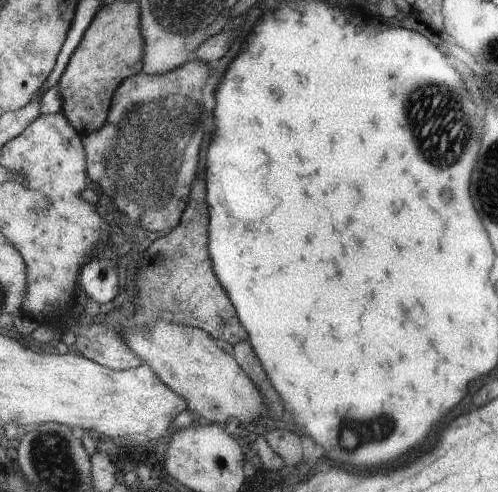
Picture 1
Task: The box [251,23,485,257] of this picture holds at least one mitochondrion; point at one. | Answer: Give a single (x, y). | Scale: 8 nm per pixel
(437, 118)

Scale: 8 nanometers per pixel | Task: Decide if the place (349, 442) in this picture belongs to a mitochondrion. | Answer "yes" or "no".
yes

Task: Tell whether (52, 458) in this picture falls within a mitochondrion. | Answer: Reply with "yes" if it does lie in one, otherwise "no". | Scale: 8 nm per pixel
yes

